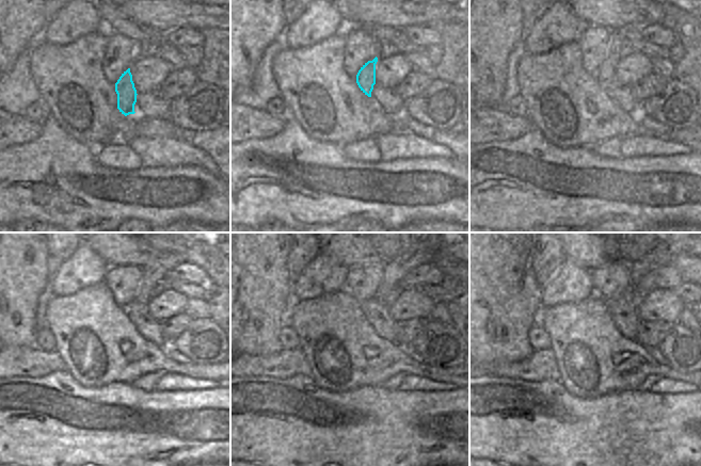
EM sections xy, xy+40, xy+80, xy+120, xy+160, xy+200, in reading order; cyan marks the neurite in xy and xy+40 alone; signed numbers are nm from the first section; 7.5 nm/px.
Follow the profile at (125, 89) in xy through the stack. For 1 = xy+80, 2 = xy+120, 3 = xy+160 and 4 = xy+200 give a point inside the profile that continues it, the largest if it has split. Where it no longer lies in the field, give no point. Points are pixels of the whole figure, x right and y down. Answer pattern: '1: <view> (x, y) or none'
1: xy+80 (606, 70)
2: xy+120 (158, 268)
3: xy+160 (394, 271)
4: xy+200 (659, 256)

